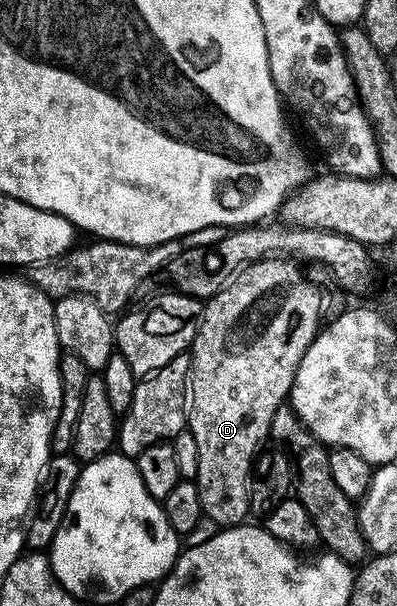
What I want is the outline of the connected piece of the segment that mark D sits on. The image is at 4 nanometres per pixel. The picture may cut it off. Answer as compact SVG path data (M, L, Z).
M269 256L259 259L258 262L251 262L243 266L233 279L222 287L219 294L215 294L202 307L202 318L198 322L198 334L194 338L192 353L190 354L190 372L188 382L188 433L196 440L198 449L198 476L197 484L200 492L200 504L202 513L207 518L216 520L219 527L229 528L247 521L250 514L250 483L252 471L259 453L261 444L270 434L270 425L276 411L283 409L287 401L290 389L296 376L296 368L304 356L304 352L312 344L312 340L318 334L322 318L322 294L306 279L306 274L297 266L297 261L287 260L282 256Z

